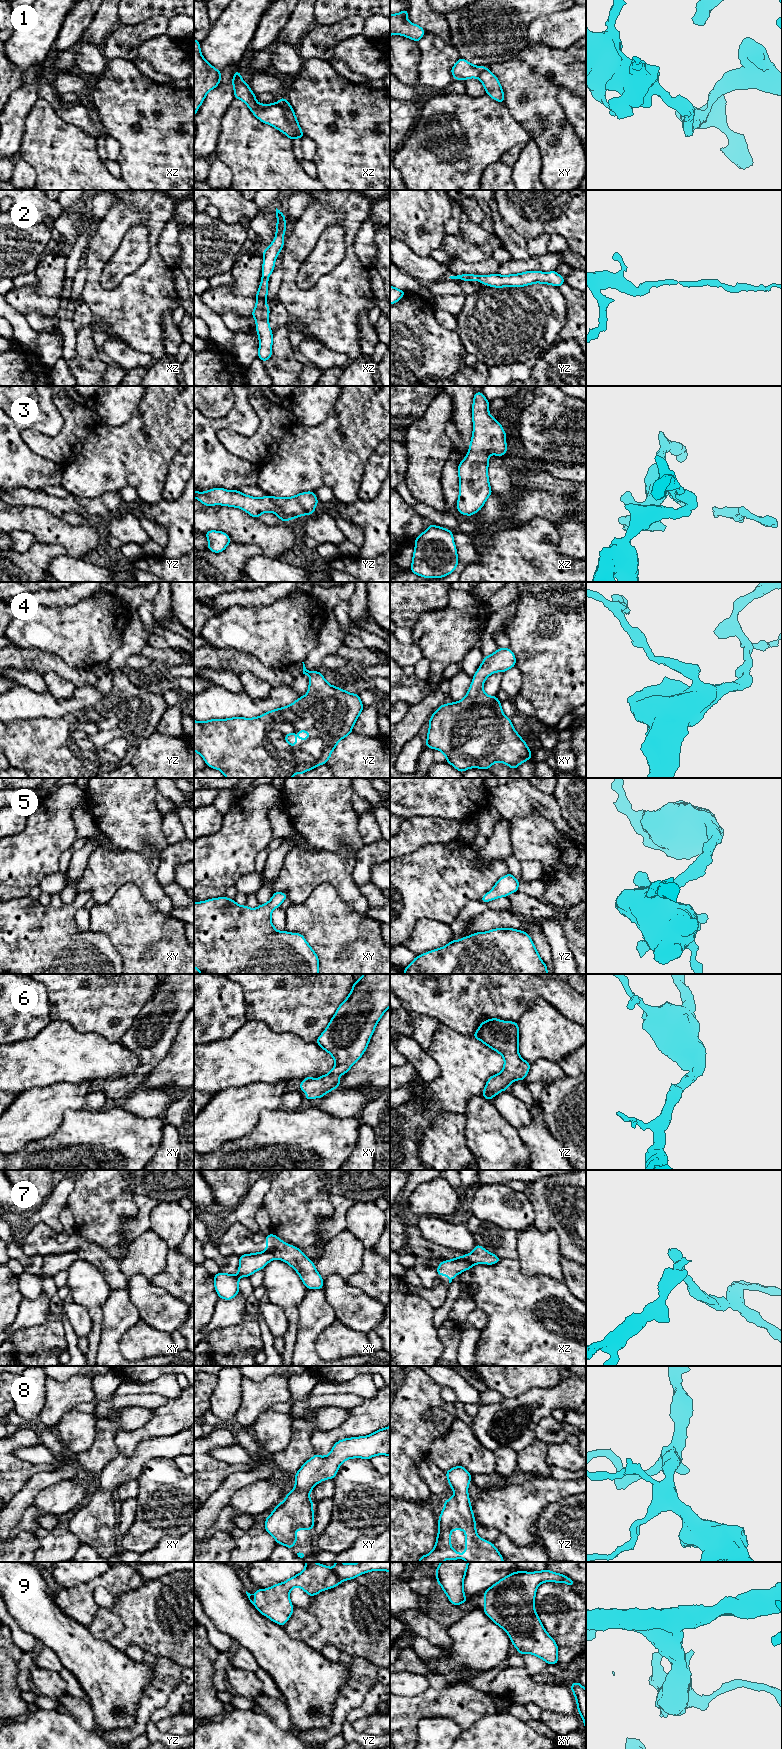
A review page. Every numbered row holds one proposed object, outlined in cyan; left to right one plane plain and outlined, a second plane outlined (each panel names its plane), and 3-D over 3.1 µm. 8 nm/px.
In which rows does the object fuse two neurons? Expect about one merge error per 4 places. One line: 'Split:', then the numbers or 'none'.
Split: 1, 7

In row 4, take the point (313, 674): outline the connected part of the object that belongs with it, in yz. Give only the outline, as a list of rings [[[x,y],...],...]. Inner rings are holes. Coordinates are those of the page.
[[[304,662],[302,663],[303,669],[301,671],[301,674],[308,675],[311,678],[308,686],[308,692],[305,696],[299,697],[295,702],[293,702],[289,706],[271,710],[269,712],[262,714],[261,716],[254,718],[234,717],[221,720],[212,719],[205,722],[198,722],[194,720],[194,751],[203,757],[207,766],[213,769],[220,770],[225,775],[226,778],[292,778],[294,774],[303,774],[319,765],[327,763],[327,761],[331,757],[331,753],[333,752],[339,741],[352,733],[352,728],[356,720],[358,719],[360,713],[363,711],[364,707],[358,694],[352,694],[339,687],[330,685],[325,680],[321,672],[317,671],[309,672],[305,667]],[[302,731],[305,731],[309,734],[309,737],[307,739],[302,739],[297,735],[299,732]],[[291,734],[296,735],[295,746],[292,746],[285,738],[287,735]]]

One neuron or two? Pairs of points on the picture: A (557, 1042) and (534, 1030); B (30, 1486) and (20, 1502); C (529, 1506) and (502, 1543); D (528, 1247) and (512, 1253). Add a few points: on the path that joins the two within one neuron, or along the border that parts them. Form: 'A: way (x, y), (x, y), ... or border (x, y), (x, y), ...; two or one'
A: way (551, 1036), (540, 1030); one
B: way (30, 1490), (24, 1498); one
C: border (500, 1532), (514, 1544), (527, 1547); two
D: border (519, 1233), (517, 1239), (517, 1260); two

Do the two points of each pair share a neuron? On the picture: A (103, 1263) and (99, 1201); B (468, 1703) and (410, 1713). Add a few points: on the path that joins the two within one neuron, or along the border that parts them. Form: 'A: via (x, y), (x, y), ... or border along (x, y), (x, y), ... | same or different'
A: border along (81, 1236), (87, 1241), (102, 1247), (115, 1260) | different
B: via (454, 1702), (438, 1702), (424, 1705) | same

